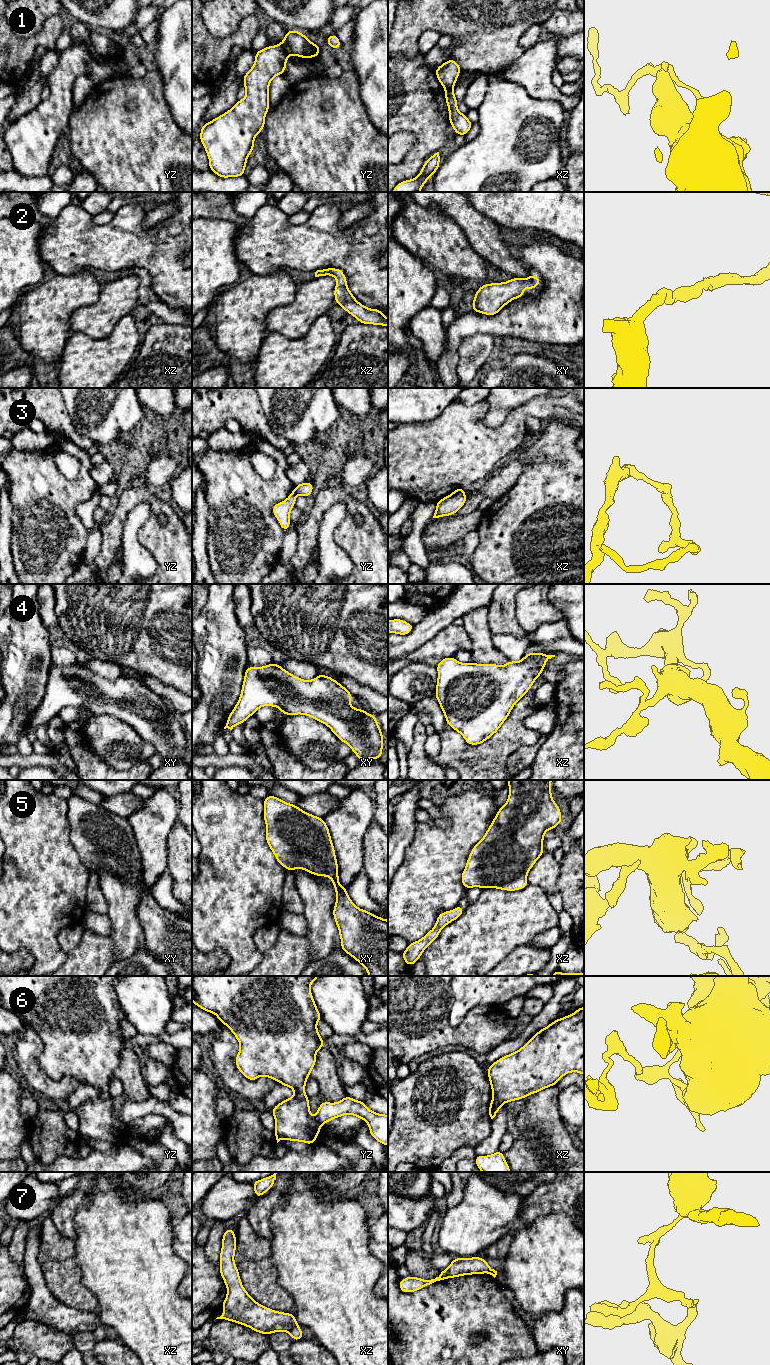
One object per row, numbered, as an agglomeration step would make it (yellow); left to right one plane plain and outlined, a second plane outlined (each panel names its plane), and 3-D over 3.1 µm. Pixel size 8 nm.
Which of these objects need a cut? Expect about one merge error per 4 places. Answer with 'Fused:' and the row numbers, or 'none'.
Fused: 1, 3, 6, 7

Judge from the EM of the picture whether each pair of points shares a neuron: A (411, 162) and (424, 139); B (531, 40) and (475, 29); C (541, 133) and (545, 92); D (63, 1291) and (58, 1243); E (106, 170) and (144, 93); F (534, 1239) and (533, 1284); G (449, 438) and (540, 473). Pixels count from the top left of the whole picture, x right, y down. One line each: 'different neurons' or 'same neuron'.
A: same neuron
B: different neurons
C: different neurons
D: same neuron
E: same neuron
F: same neuron
G: different neurons

